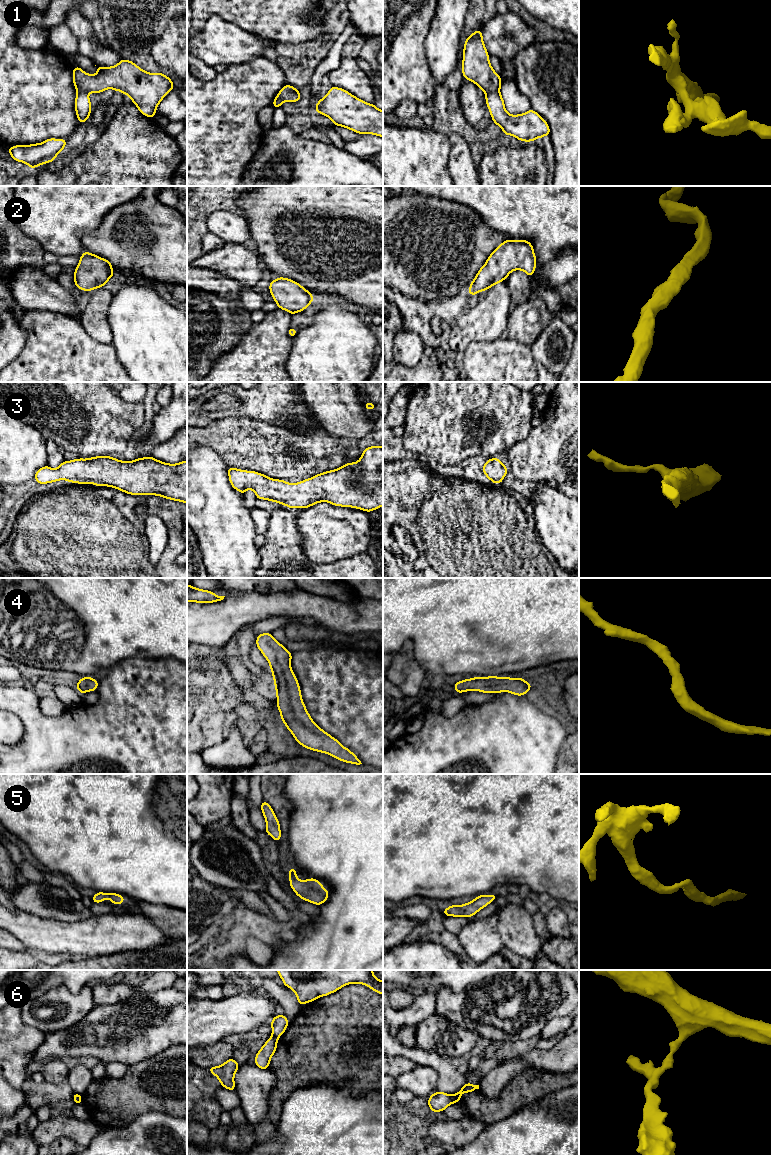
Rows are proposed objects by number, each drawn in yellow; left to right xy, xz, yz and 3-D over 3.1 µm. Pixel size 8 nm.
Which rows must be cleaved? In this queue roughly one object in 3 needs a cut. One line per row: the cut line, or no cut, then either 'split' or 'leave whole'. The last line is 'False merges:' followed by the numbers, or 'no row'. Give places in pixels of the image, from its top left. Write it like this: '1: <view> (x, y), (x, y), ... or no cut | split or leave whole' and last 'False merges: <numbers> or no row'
1: yz (499, 91), (486, 94) | split
2: no cut | leave whole
3: no cut | leave whole
4: no cut | leave whole
5: no cut | leave whole
6: yz (450, 1096), (452, 1102) | split
False merges: 1, 6

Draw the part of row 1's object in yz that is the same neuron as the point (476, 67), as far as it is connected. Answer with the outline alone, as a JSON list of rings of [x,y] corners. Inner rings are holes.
[[[482,29],[473,32],[464,43],[462,73],[486,94],[500,92],[502,80],[492,68],[483,42]]]

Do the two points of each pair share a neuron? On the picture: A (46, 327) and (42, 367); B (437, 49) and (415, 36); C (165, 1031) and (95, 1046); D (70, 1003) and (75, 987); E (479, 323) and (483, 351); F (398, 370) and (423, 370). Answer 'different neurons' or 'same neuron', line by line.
A: same neuron
B: different neurons
C: same neuron
D: different neurons
E: different neurons
F: same neuron

